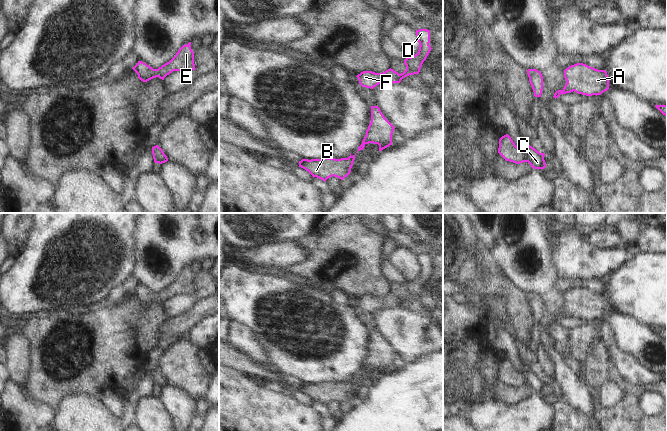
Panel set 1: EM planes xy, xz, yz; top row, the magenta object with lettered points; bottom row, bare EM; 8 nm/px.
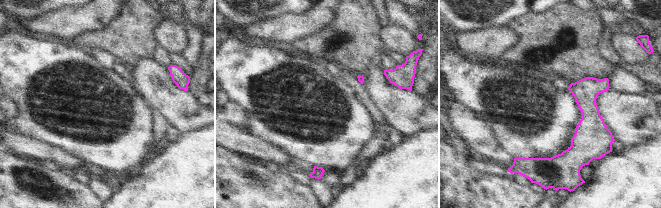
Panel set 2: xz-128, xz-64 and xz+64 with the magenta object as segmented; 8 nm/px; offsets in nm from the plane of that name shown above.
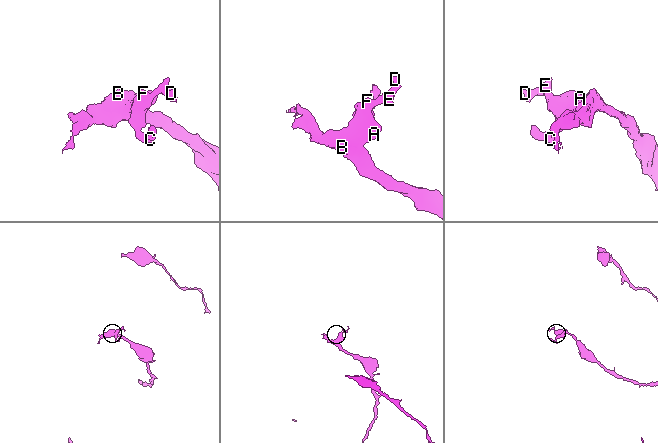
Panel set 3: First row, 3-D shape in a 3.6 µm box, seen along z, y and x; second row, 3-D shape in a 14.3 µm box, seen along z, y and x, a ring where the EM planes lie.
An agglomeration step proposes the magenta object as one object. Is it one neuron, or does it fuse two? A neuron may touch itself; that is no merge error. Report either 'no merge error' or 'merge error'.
no merge error

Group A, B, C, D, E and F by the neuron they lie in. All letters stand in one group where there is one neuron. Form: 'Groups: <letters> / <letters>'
Groups: A B C D E F

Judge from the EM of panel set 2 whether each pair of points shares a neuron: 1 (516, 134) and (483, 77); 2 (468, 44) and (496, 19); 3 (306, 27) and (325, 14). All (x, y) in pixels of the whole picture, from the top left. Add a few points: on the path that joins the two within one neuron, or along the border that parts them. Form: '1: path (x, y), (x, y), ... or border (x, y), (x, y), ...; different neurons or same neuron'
1: path (500, 118), (491, 118), (486, 113), (482, 93); same neuron
2: border (505, 24), (481, 27), (465, 32); different neurons
3: path (311, 22), (320, 14); same neuron

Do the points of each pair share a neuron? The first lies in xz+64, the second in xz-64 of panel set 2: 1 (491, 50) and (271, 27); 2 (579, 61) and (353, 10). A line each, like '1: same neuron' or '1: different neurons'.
1: same neuron
2: same neuron

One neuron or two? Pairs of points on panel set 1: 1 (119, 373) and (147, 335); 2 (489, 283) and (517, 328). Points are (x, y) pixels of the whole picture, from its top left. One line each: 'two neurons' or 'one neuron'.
1: one neuron
2: one neuron

